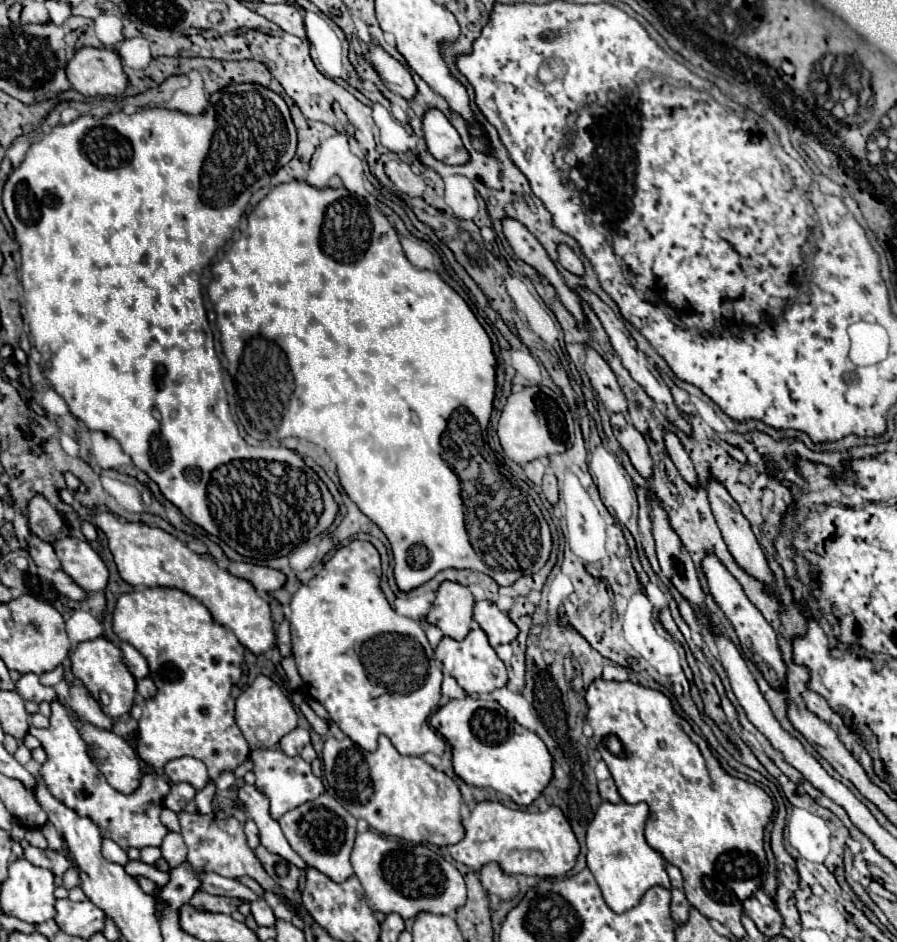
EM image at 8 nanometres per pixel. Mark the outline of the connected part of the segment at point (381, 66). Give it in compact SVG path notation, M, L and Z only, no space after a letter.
M370 44L368 58L370 58L370 66L376 70L376 74L382 78L388 90L400 94L406 100L410 100L416 94L416 86L408 68L404 68L398 60L394 60L382 46Z

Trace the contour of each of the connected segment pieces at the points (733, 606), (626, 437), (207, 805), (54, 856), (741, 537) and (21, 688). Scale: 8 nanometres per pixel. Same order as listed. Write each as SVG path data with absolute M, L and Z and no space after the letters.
M714 554L704 556L702 572L708 580L708 588L710 588L712 598L716 600L716 604L722 608L722 612L726 614L730 624L734 626L744 654L760 668L764 678L770 682L770 686L780 690L786 684L786 666L782 662L782 654L780 654L780 648L776 644L776 634L774 634L772 626L764 620L764 616L758 612L758 608L746 598L746 594L744 594L742 586L738 584L738 580L728 572L728 568Z
M612 412L610 414L610 424L612 424L612 430L614 430L616 440L628 452L634 468L644 478L650 478L650 474L652 474L652 458L648 454L648 446L646 446L644 436L624 418L622 412Z
M210 782L206 788L202 788L202 790L196 794L194 802L196 802L198 812L202 812L202 814L212 812L212 798L214 798L214 792L216 792L216 788L214 788L214 784Z
M28 846L24 850L24 858L28 862L32 862L34 866L48 868L56 876L62 876L68 868L72 868L72 864L68 862L68 858L62 852L54 852L54 850L38 850L34 846Z
M710 476L710 480L708 480L708 502L710 502L712 514L714 514L714 518L716 518L716 524L718 524L720 532L722 532L722 536L724 536L724 542L726 542L730 554L736 558L736 562L738 562L748 574L752 574L754 578L762 580L764 586L766 586L766 590L770 590L770 586L772 586L772 572L770 572L770 568L768 568L768 562L766 562L766 558L764 558L764 552L760 550L760 544L758 544L758 540L756 540L756 536L754 536L754 532L752 532L752 528L750 528L750 522L742 516L742 512L740 512L736 500L728 494L728 490L726 490L714 476Z
M24 674L18 682L16 682L16 692L24 698L24 700L34 700L34 702L52 702L56 700L56 692L52 688L46 688L38 682L36 674Z

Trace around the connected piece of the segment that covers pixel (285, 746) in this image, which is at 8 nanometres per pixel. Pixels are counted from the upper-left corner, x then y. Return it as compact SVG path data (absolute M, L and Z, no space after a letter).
M296 728L294 732L286 734L286 736L280 740L280 748L282 748L282 752L286 752L286 756L298 756L300 750L302 750L308 742L310 742L308 730Z

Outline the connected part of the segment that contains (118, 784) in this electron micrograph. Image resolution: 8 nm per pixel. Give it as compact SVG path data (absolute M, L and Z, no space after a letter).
M76 724L82 738L88 744L88 754L98 770L106 776L108 784L122 794L130 794L142 780L140 760L126 740L120 736L100 730L92 724Z

